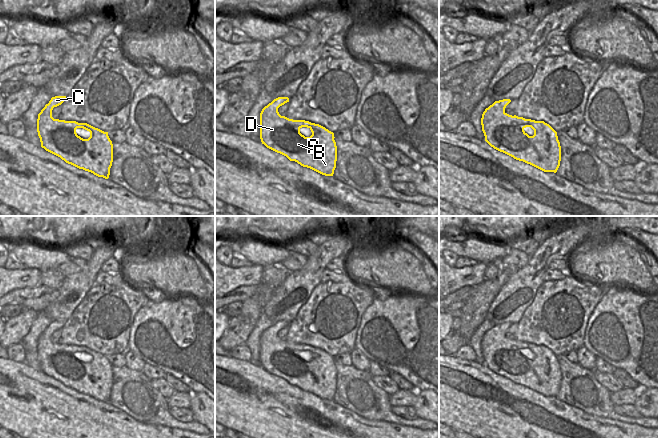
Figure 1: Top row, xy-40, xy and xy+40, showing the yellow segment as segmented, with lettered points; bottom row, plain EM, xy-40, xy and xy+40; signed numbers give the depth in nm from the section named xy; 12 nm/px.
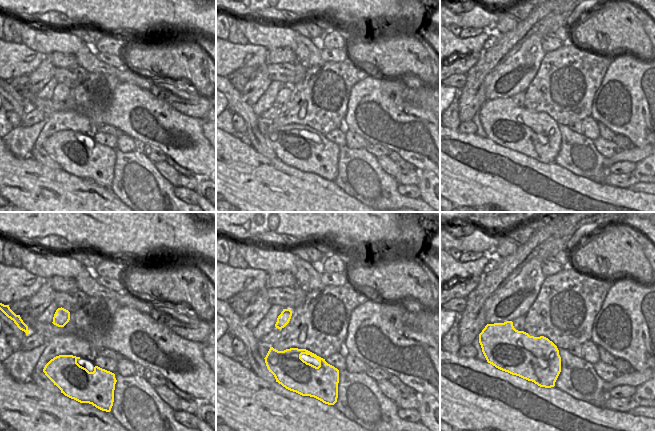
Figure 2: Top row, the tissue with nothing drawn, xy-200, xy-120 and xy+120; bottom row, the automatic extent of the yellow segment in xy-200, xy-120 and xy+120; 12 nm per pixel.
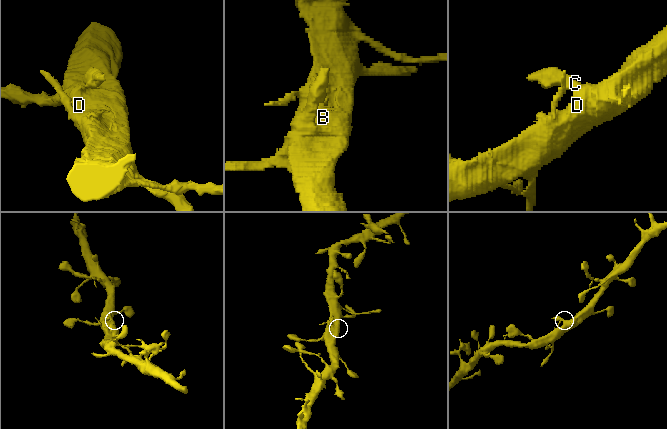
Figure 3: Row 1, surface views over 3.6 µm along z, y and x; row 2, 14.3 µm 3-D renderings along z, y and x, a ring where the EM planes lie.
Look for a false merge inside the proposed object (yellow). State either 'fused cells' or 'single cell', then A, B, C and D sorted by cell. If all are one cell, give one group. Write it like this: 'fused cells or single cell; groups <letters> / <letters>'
single cell; groups A B C D

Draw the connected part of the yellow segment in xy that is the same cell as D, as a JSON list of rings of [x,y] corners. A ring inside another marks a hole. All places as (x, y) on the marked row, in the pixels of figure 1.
[[[278,97],[262,109],[260,113],[260,139],[262,144],[303,167],[310,168],[325,176],[333,176],[337,161],[334,133],[319,124],[281,116],[278,108],[287,102],[289,102],[288,97]],[[302,127],[309,128],[312,135],[310,137],[302,135],[300,133]]]

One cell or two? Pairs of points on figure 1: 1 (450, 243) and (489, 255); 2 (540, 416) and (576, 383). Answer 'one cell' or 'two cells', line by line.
1: one cell
2: two cells

